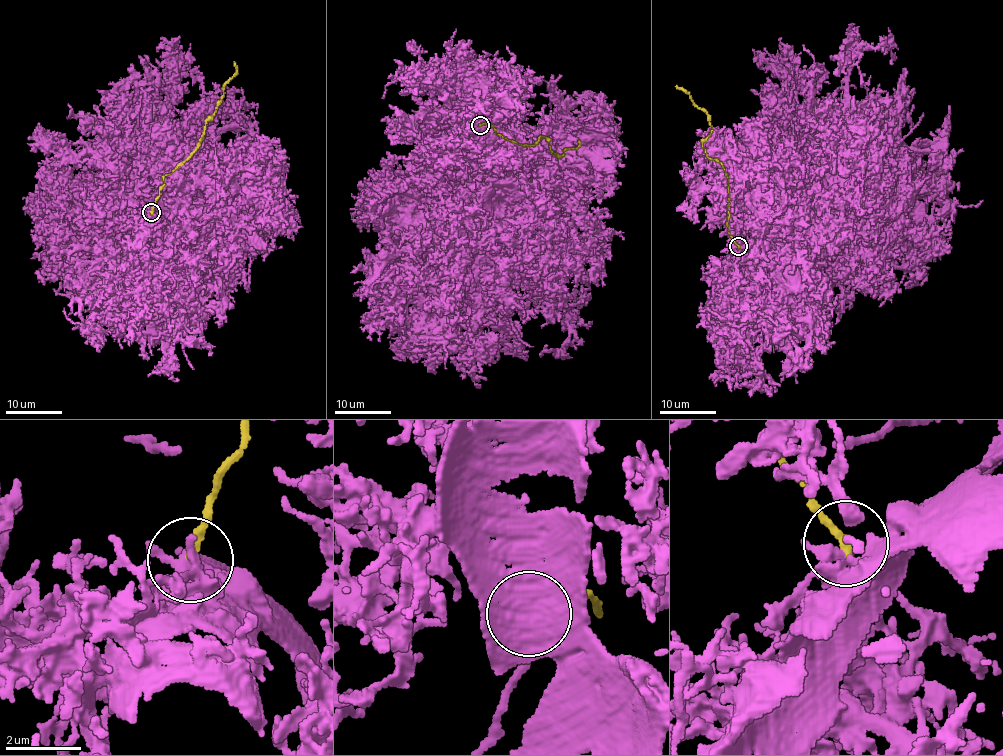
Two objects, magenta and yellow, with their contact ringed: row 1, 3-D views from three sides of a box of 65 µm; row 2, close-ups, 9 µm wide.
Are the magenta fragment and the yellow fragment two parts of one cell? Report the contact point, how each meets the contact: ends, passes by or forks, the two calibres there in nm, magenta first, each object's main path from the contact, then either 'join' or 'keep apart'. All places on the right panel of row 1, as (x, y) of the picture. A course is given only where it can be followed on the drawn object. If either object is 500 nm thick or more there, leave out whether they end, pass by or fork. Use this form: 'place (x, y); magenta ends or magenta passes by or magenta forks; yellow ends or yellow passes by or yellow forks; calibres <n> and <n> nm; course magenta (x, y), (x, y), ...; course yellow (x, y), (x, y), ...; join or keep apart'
place (738, 246); magenta ends; yellow ends; calibres 340 and 240 nm; course magenta (737, 246), (790, 208), (814, 175), (857, 57), (865, 50), (895, 53); course yellow (738, 246), (727, 230), (728, 177), (703, 146), (712, 129), (709, 116), (686, 92), (675, 86); keep apart

